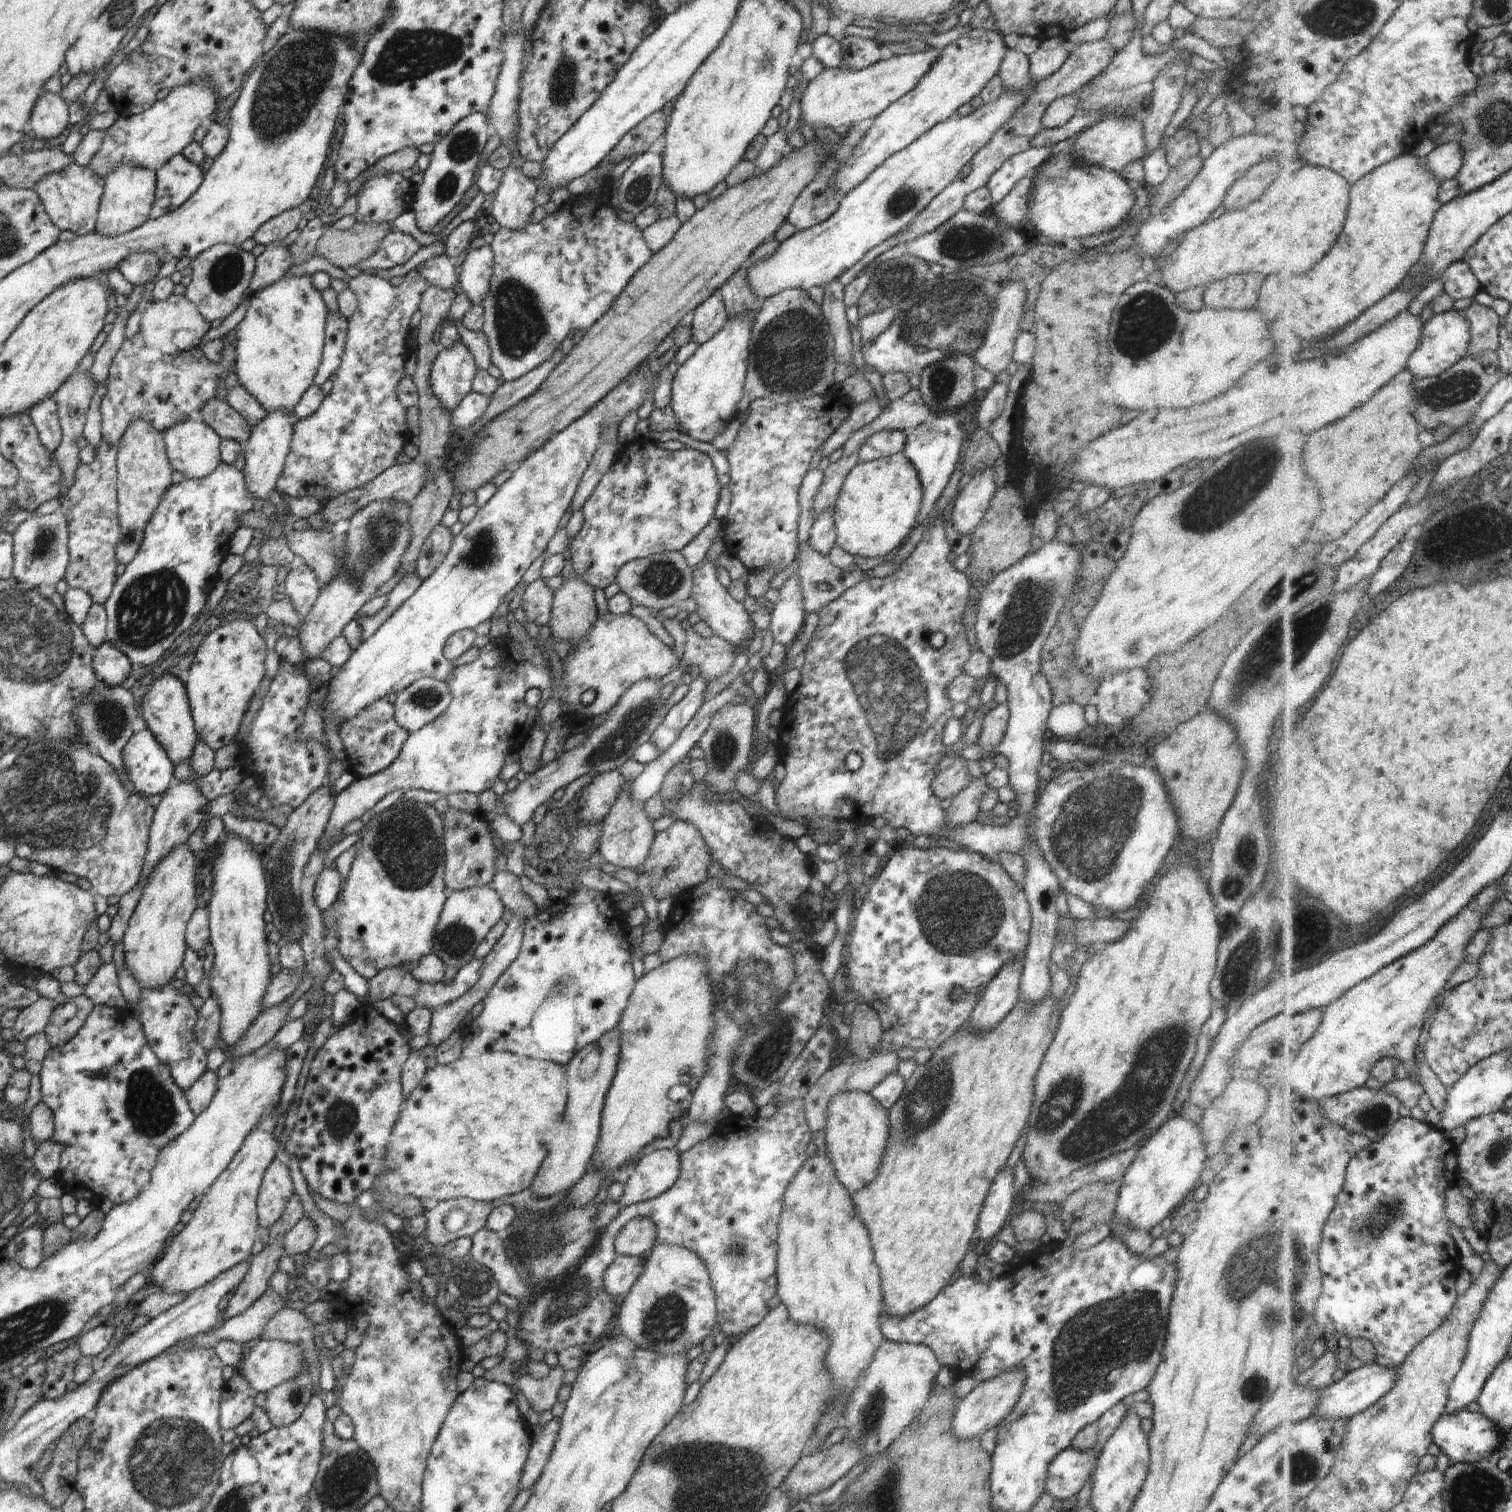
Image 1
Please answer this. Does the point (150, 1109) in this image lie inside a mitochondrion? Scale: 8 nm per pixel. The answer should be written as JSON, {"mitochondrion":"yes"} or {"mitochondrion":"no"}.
{"mitochondrion":"yes"}

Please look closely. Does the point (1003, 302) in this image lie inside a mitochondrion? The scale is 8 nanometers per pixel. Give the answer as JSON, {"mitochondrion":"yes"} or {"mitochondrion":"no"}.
{"mitochondrion":"yes"}

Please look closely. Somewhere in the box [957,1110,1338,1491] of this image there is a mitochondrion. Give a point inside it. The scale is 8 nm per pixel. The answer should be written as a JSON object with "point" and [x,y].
{"point":[1259,1301]}

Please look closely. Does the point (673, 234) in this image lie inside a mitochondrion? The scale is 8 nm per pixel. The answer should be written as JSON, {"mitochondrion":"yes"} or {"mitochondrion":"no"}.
{"mitochondrion":"no"}

